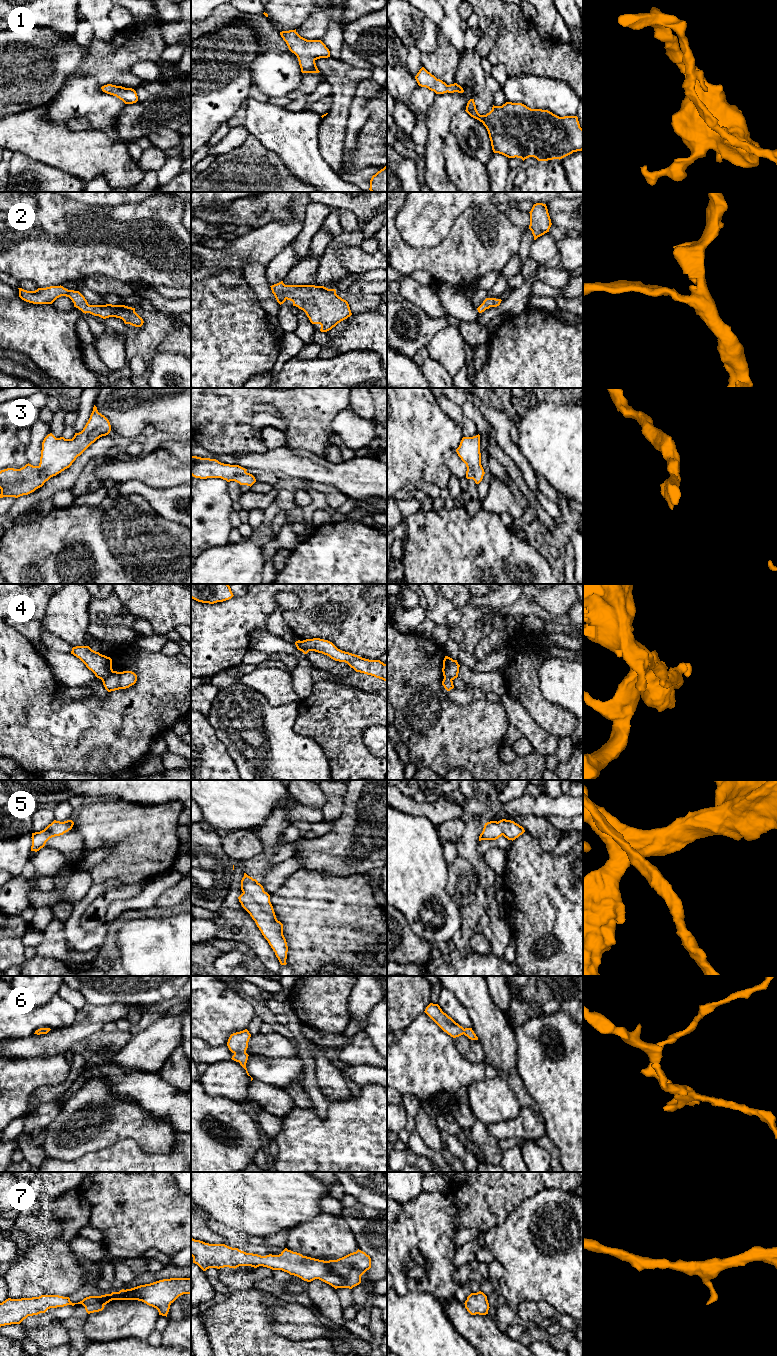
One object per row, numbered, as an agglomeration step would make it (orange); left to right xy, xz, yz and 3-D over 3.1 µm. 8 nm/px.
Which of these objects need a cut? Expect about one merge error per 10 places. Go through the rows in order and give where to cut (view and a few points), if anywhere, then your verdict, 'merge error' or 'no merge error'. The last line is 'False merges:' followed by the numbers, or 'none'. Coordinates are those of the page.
1: no cut; no merge error
2: no cut; no merge error
3: no cut; no merge error
4: cut in xy along (113, 671), (102, 680); merge error
5: no cut; no merge error
6: no cut; no merge error
7: no cut; no merge error
False merges: 4

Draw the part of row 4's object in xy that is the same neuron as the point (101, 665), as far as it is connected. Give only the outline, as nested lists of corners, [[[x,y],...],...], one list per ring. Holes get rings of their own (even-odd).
[[[89,646],[73,647],[71,654],[79,658],[101,680],[108,678],[113,672],[112,659],[92,650]]]

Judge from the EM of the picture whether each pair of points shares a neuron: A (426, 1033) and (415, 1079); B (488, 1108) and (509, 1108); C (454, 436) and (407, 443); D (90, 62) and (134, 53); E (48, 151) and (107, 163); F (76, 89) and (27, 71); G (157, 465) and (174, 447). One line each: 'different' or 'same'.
A: same
B: same
C: same
D: same
E: same
F: different
G: different

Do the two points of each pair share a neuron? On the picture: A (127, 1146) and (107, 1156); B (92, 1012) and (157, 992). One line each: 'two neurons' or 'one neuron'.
A: one neuron
B: two neurons

